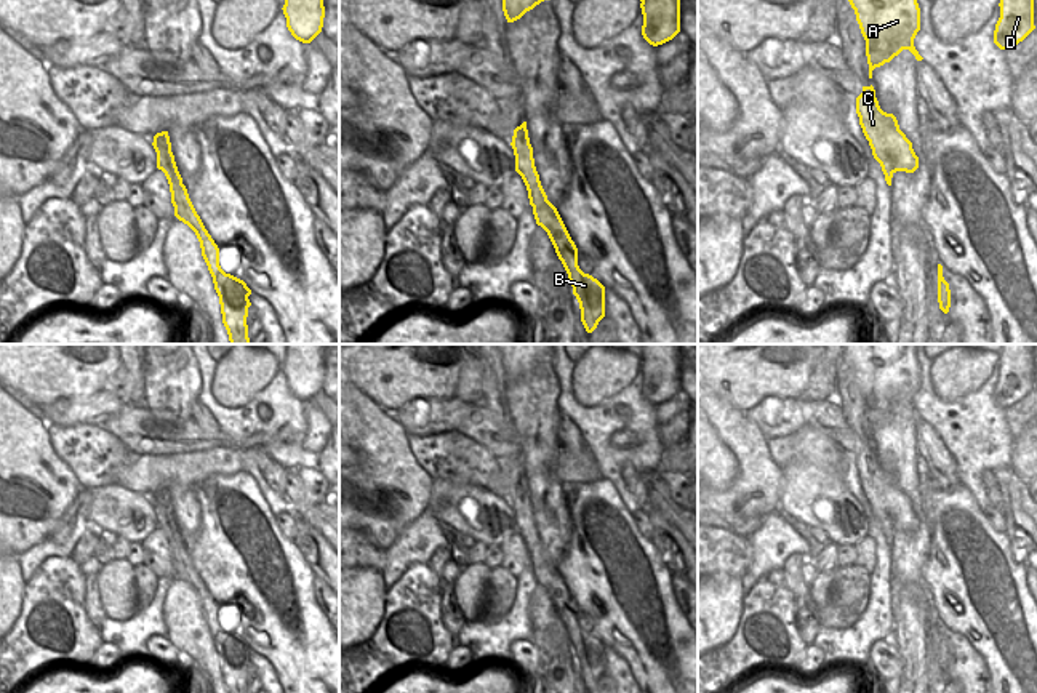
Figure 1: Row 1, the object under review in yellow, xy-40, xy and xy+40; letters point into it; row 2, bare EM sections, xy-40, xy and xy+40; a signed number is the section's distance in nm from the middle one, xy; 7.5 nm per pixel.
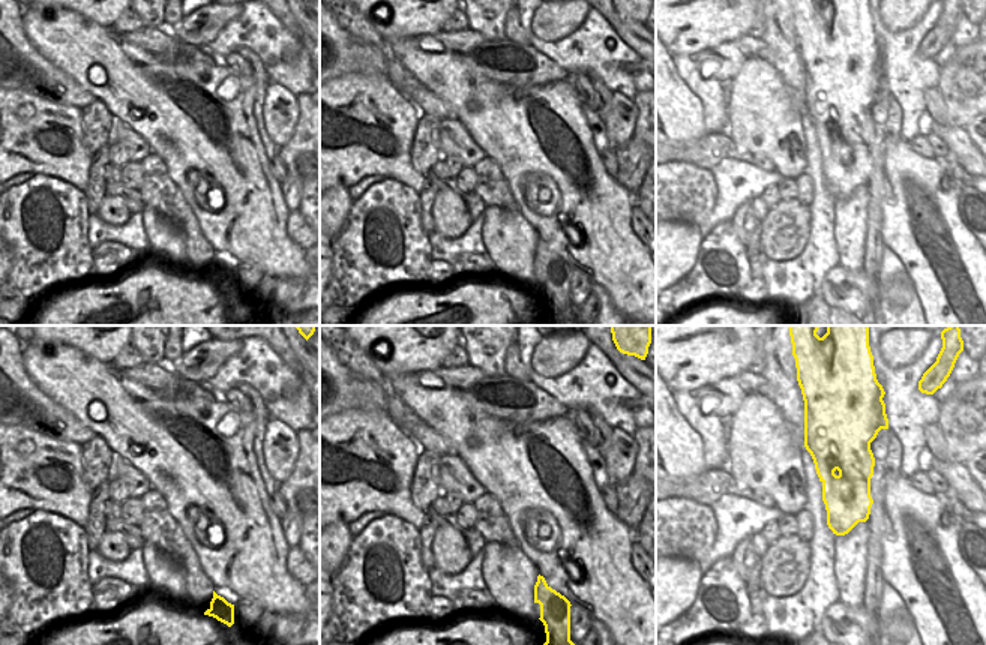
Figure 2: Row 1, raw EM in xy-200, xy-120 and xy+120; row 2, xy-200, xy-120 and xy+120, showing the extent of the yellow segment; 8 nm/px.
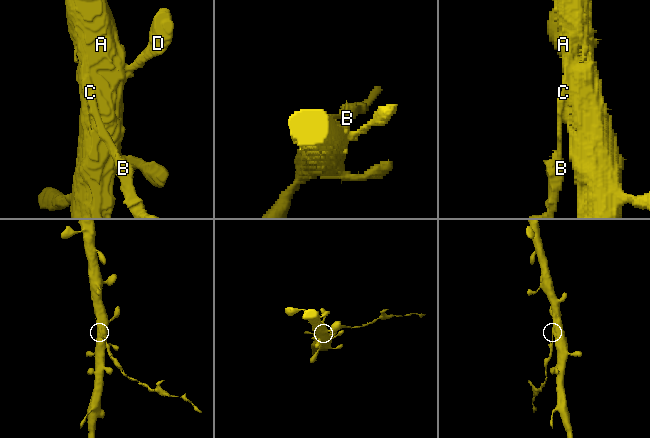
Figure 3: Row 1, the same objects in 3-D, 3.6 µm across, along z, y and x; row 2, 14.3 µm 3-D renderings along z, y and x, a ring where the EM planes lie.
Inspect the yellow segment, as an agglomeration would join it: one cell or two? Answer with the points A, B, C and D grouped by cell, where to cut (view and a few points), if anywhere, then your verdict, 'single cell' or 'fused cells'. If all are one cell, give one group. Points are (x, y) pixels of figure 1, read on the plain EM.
groups A C D / B; cut xy+40 (869, 498), (880, 501), (893, 530); fused cells

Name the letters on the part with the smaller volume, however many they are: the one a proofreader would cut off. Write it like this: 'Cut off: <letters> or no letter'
Cut off: B

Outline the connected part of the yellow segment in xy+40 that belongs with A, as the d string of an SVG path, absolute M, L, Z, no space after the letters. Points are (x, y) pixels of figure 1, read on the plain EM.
M842 344L842 354L855 368L866 399L869 437L875 426L903 408L909 408L917 419L923 418L914 405L920 389L917 344Z

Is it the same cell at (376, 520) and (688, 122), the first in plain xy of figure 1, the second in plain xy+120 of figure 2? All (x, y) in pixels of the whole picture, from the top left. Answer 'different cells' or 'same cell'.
different cells

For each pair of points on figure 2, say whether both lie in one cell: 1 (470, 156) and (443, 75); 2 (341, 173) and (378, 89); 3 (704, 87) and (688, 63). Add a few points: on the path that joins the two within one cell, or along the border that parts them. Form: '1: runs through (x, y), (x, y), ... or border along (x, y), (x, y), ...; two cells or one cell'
1: border along (434, 95), (480, 147); two cells
2: runs through (371, 158), (393, 158), (398, 155), (395, 119); one cell
3: runs through (698, 81), (688, 69); one cell

